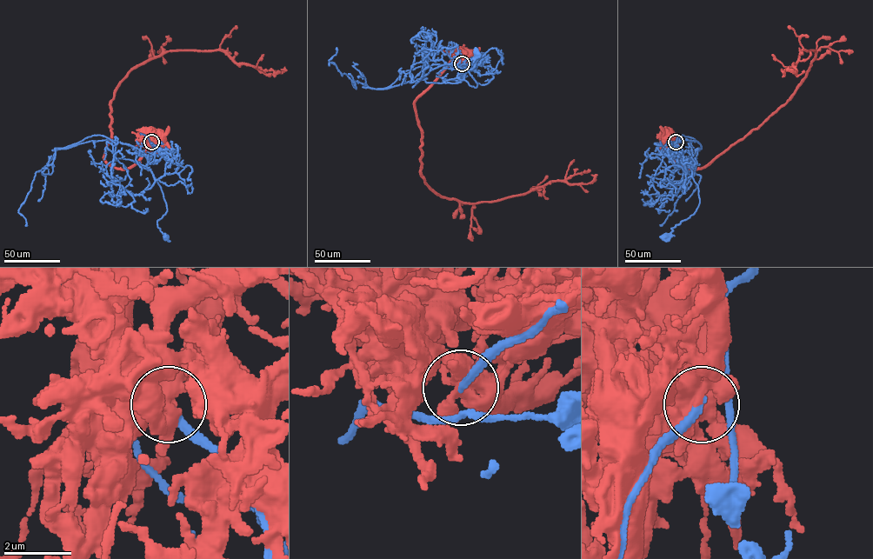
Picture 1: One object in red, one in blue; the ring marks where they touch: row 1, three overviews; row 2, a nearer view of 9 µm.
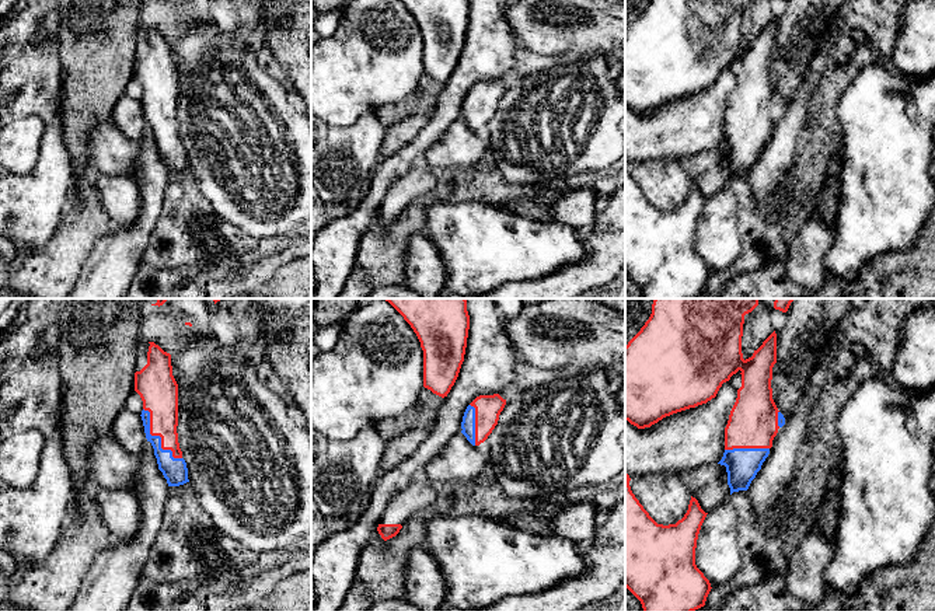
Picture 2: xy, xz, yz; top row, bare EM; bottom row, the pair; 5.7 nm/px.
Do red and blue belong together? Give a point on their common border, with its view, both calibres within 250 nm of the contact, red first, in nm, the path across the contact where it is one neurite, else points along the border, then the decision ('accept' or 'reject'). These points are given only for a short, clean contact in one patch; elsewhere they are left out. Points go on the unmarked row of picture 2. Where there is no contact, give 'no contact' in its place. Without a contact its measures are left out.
xy (159, 121) | 220/140 nm | reject

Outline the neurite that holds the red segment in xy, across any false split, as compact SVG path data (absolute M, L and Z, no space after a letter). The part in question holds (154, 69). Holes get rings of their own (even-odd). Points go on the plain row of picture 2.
M149 28L147 50L135 59L135 77L150 98L150 121L161 123L161 135L182 144L178 129L178 70L172 62L171 41Z

